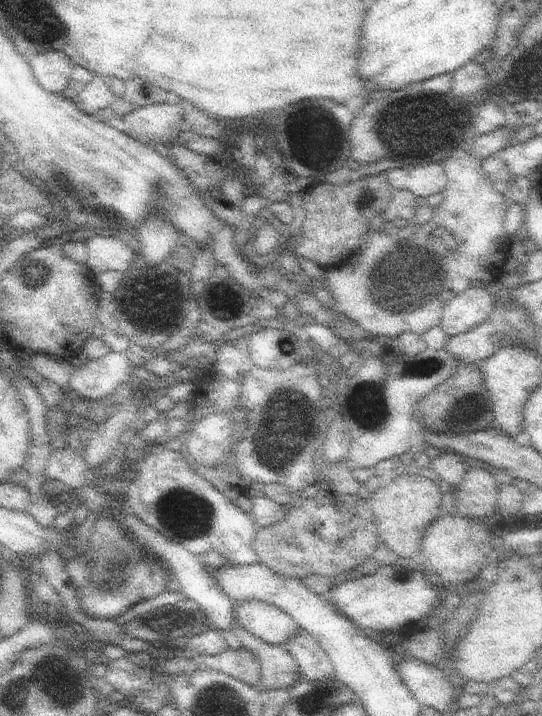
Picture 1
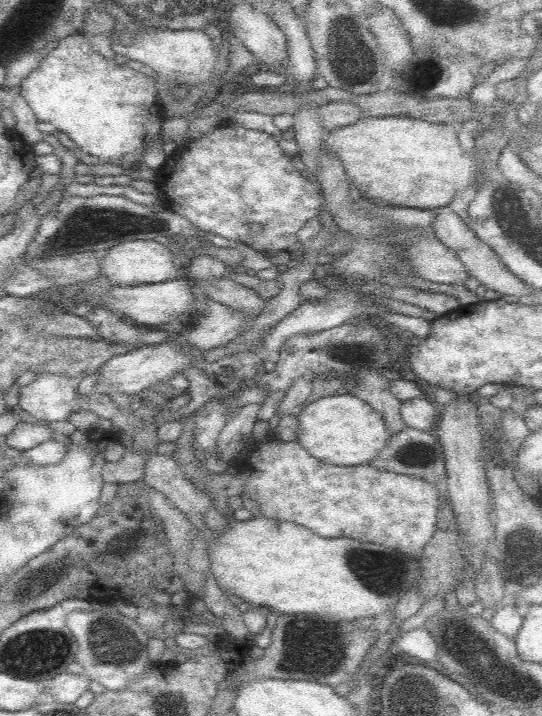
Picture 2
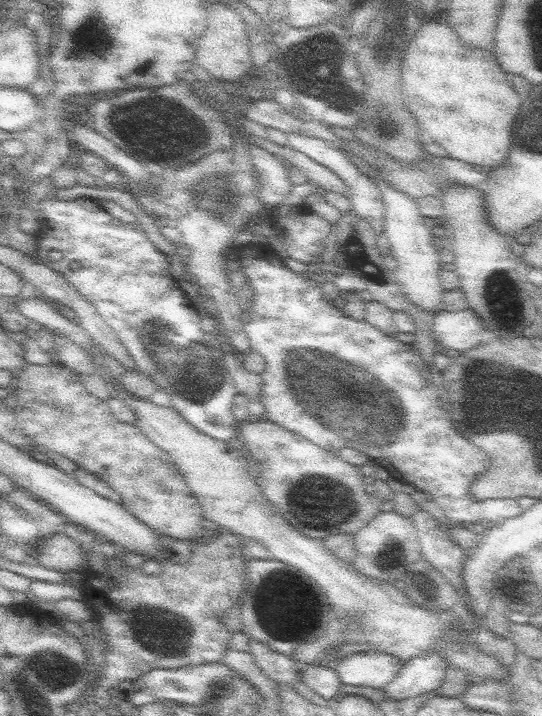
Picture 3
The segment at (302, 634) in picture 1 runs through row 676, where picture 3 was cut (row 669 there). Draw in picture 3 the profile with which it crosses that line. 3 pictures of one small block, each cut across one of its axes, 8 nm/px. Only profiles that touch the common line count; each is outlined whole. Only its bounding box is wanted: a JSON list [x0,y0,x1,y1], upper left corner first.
[301,664,343,700]

